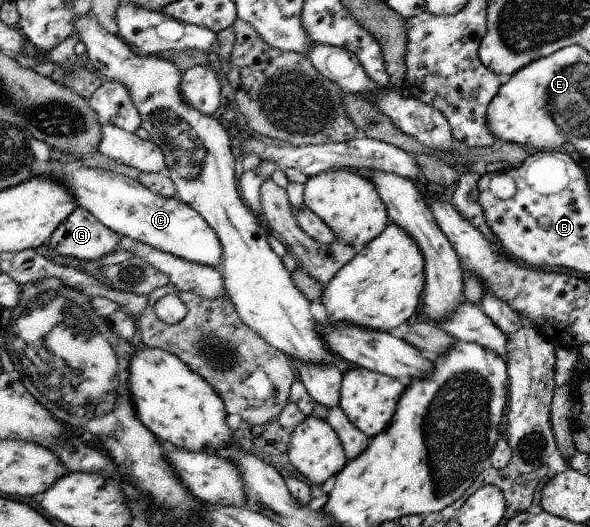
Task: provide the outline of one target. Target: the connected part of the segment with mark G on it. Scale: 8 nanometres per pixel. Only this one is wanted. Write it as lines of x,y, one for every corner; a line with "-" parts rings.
76,207
53,232
46,245
50,255
103,260
118,250
121,238
119,233
104,226
91,212

